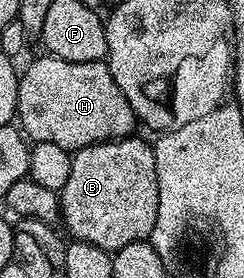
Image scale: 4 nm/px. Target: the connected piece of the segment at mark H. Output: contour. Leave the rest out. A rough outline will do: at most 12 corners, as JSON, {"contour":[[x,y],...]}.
{"contour":[[104,61],[19,74],[33,142],[75,151],[137,128]]}

